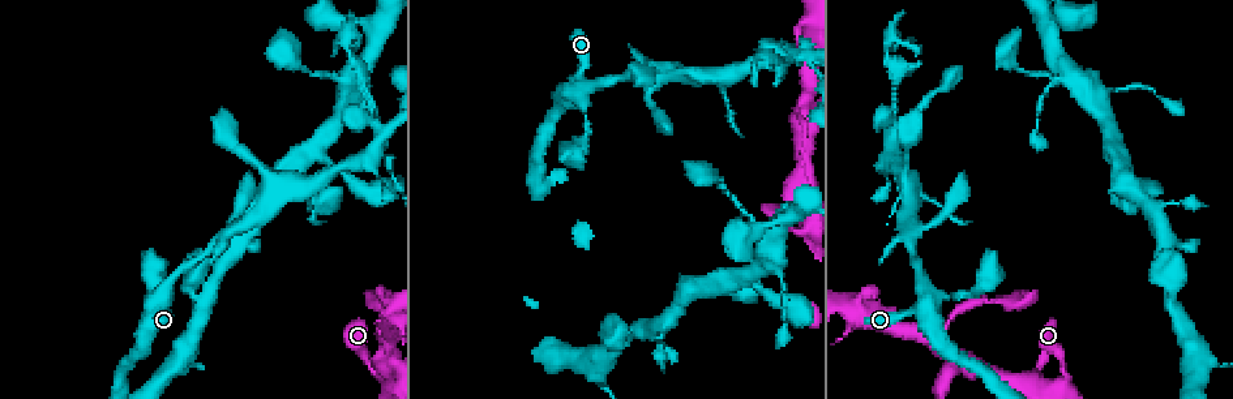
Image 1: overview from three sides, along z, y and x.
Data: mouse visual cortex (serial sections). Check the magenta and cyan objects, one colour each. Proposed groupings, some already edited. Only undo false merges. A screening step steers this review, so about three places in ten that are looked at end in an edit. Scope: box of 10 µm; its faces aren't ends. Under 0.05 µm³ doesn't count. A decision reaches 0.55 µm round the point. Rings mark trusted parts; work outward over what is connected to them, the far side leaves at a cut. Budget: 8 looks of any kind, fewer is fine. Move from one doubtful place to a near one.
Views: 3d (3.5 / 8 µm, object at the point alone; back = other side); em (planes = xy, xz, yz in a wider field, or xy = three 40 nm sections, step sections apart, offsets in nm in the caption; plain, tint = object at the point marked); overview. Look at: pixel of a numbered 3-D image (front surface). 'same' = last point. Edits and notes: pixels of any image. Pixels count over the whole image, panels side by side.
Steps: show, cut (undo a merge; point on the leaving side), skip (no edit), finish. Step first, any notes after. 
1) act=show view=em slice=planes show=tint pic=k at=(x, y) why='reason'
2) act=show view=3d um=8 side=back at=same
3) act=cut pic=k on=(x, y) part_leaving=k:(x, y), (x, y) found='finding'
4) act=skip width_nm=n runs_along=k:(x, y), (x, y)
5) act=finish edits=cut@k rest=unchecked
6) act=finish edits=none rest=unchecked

act=show view=3d um=3.5 pic=1 at=(158, 311) why='abrupt turn'

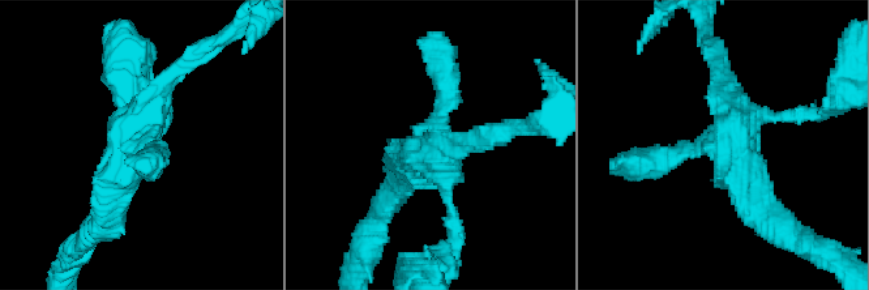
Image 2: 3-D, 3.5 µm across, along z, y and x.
act=show view=em slice=xy step=5 show=tint pic=2 at=(430, 145) arms=4 arm_widths_nm=200,300,300,400

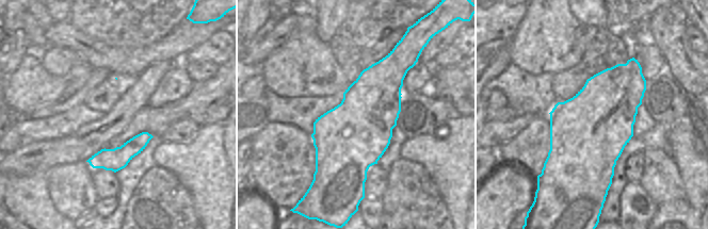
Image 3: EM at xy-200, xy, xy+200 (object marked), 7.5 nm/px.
act=skip runs_along=2:(645, 163), (732, 131), (719, 71) found='all the same cell'

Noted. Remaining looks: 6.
act=show view=3d um=3.5 side=back pic=1 at=(380, 315) why='abrupt turn'

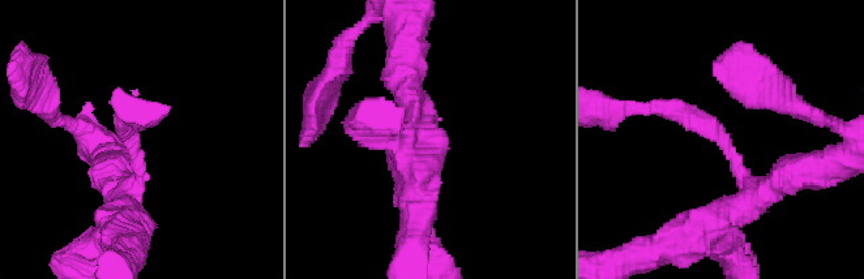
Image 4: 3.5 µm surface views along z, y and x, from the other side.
act=show view=em slice=xy step=3 show=tint pic=4 at=(725, 149) arm_widths_nm=200,300 why='now the EM'

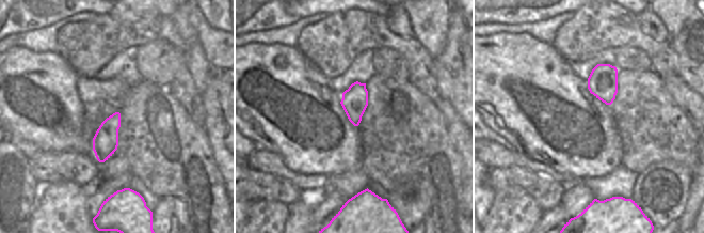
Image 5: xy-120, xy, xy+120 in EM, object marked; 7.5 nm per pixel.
act=skip runs_along=4:(727, 211), (747, 200), (727, 144), (661, 107) found='one cell here'

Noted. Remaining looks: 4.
act=show view=3d um=8 pic=1 at=(381, 138)

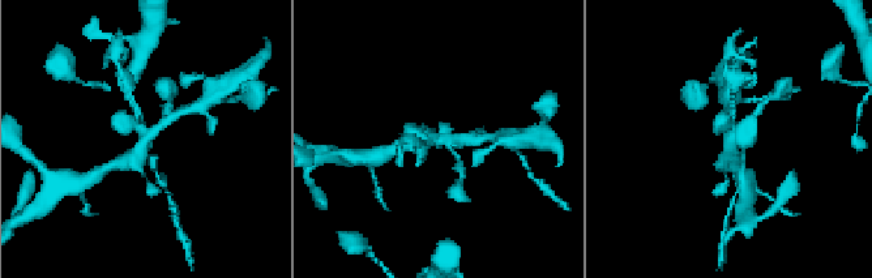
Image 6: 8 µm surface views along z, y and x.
act=show view=em slice=xy step=3 show=tint at=same why='need the tissue'

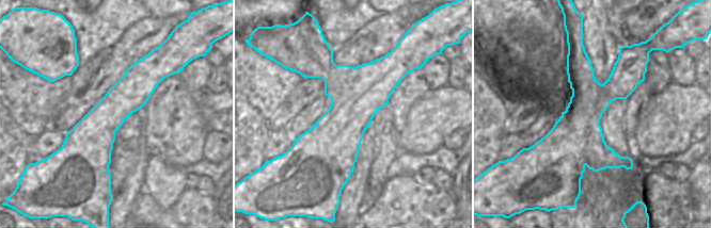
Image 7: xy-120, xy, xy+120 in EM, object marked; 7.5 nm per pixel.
act=cut pic=6 on=(124, 125) found='two cells meet here'

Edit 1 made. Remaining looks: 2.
act=finish edits=cut@6 rest=unchecked

